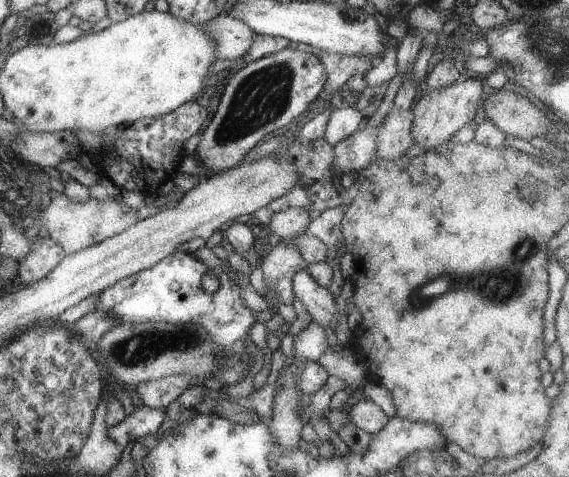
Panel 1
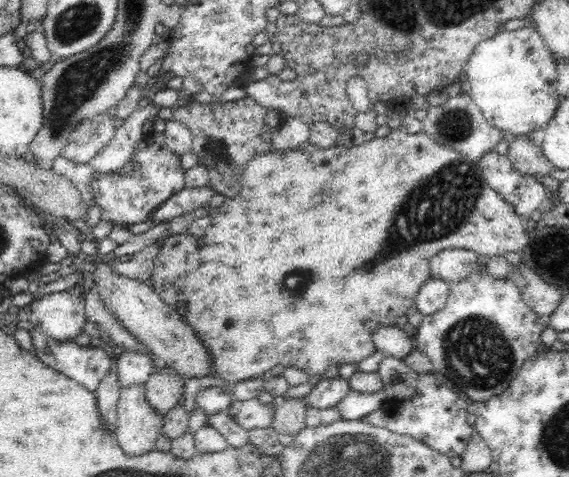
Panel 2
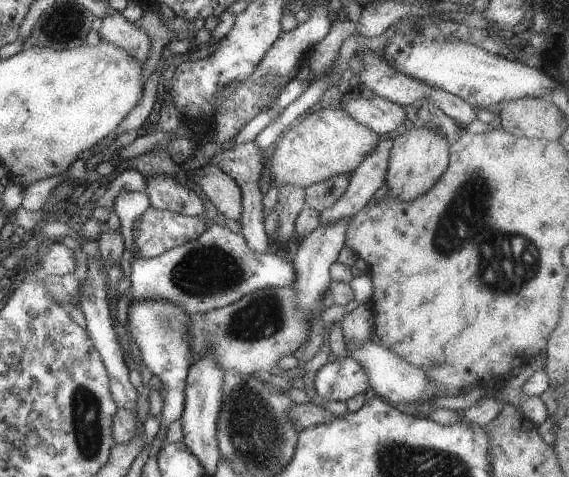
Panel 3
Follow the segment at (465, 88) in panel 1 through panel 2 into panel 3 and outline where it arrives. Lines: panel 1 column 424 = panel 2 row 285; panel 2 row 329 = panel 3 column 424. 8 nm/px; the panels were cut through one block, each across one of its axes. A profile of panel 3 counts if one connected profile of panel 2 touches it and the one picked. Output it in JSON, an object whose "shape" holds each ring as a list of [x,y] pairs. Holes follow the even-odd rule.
{"shape":[[[408,124],[394,135],[394,146],[390,150],[387,175],[385,178],[388,194],[396,200],[410,202],[422,194],[426,194],[449,165],[449,150],[452,142],[440,132],[424,128],[416,124]]]}

